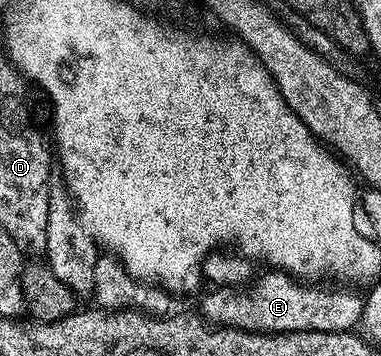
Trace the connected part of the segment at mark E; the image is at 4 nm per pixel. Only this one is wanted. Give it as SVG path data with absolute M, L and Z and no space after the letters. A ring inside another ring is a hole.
M271 269L269 273L263 282L255 281L243 288L214 288L202 298L202 317L215 326L232 326L257 334L353 331L361 323L364 298L354 291L357 289L321 290L314 286L318 284L307 284L281 270Z

